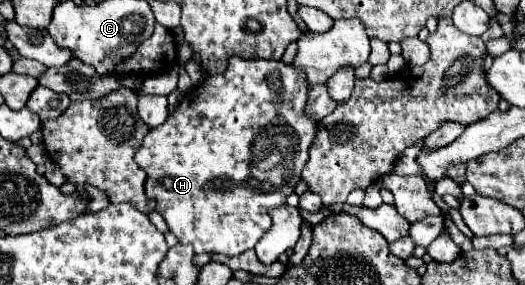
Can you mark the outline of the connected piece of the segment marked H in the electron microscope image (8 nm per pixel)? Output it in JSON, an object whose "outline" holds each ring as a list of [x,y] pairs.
{"outline":[[[229,59],[223,75],[209,75],[195,87],[161,127],[153,127],[143,139],[135,161],[147,173],[145,191],[157,201],[157,213],[167,221],[179,243],[191,243],[195,253],[239,255],[253,249],[269,231],[269,207],[285,203],[301,181],[307,151],[317,135],[317,121],[305,115],[309,83],[297,67],[267,59]]]}

